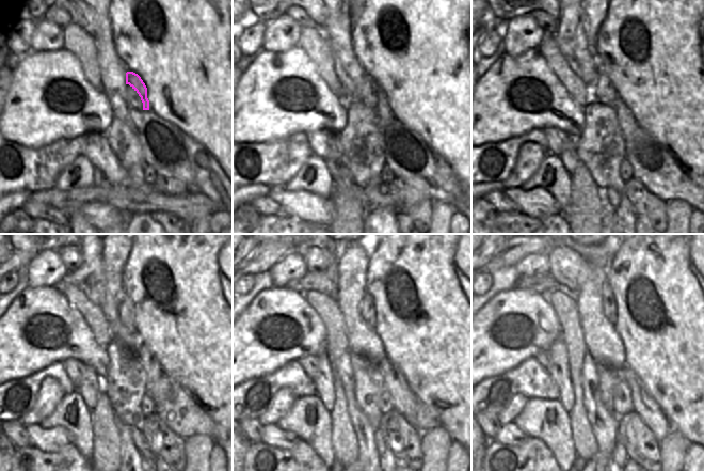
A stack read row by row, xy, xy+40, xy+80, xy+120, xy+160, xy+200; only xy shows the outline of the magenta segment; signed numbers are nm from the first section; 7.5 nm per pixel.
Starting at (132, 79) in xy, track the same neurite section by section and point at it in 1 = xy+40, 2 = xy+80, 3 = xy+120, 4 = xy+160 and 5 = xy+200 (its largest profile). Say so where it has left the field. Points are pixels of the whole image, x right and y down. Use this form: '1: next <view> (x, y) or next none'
1: next xy+40 (384, 113)
2: next xy+80 (626, 121)
3: next xy+120 (157, 385)
4: next xy+160 (404, 402)
5: next xy+200 (644, 405)

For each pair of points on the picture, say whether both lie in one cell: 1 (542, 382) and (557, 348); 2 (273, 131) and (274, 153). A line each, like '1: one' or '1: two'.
1: two
2: two

